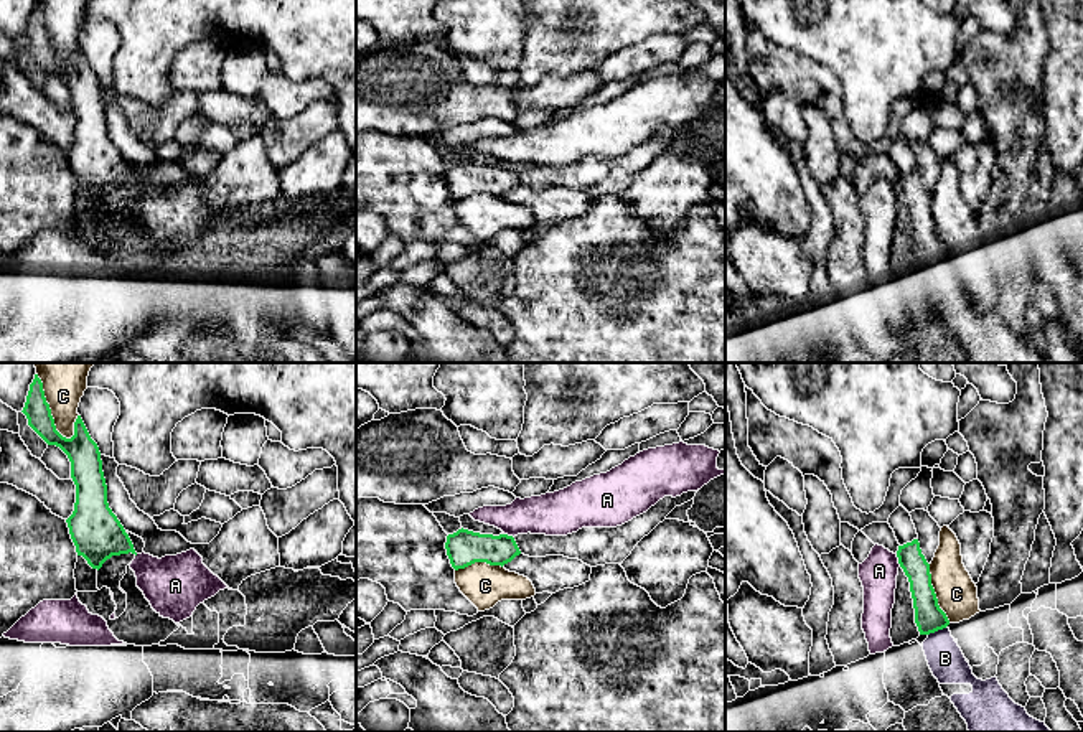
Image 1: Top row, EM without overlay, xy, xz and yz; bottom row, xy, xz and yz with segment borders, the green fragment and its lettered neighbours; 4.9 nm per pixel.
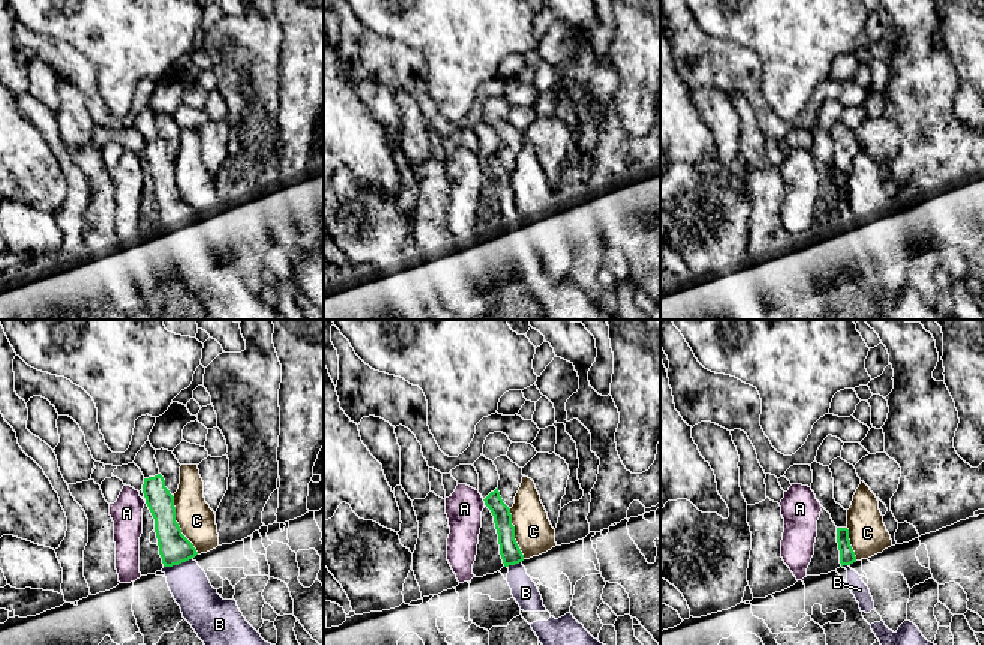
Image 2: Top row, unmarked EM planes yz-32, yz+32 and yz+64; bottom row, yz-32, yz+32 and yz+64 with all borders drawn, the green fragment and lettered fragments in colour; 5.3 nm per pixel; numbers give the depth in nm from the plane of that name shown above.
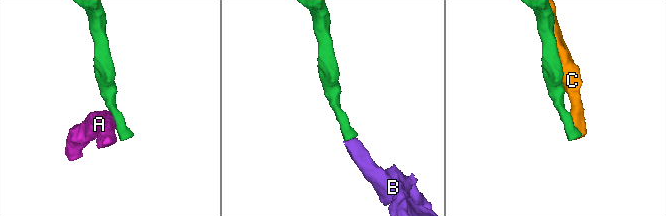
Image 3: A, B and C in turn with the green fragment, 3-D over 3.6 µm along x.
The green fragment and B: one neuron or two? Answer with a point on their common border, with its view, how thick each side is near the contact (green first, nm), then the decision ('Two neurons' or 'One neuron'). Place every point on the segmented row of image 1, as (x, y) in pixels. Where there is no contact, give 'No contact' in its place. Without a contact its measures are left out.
Touches green at yz (937, 630). Thickness 140 nm (green) against 180 nm. One neuron

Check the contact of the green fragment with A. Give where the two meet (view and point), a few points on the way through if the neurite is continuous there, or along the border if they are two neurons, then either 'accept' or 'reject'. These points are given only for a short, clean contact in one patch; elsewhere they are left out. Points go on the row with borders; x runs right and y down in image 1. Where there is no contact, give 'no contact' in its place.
contact yz (899, 561); border yz (895, 554), (900, 566); reject

